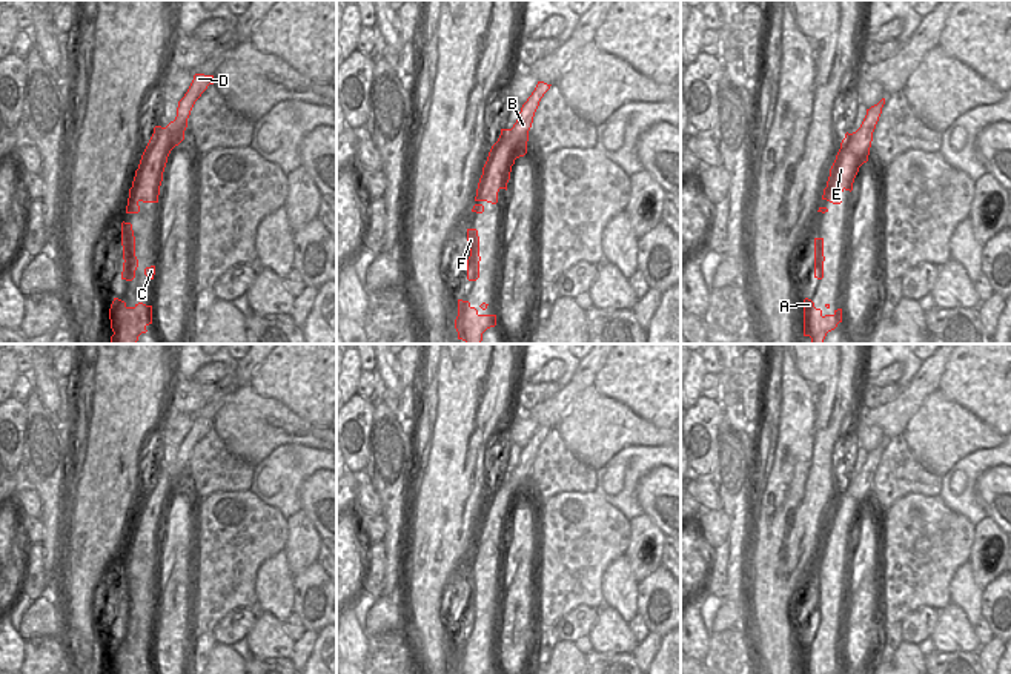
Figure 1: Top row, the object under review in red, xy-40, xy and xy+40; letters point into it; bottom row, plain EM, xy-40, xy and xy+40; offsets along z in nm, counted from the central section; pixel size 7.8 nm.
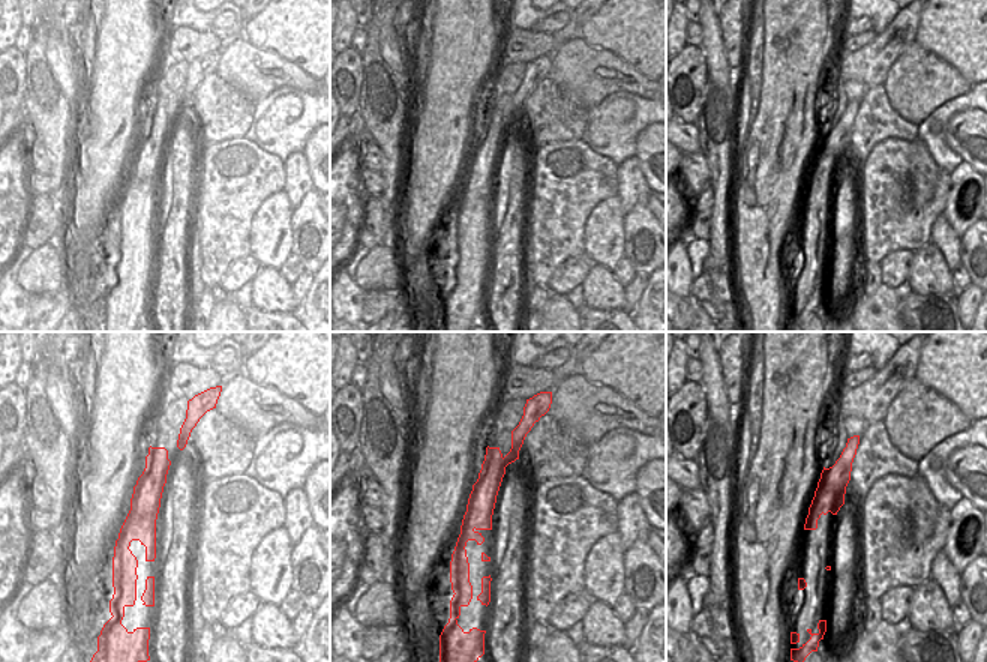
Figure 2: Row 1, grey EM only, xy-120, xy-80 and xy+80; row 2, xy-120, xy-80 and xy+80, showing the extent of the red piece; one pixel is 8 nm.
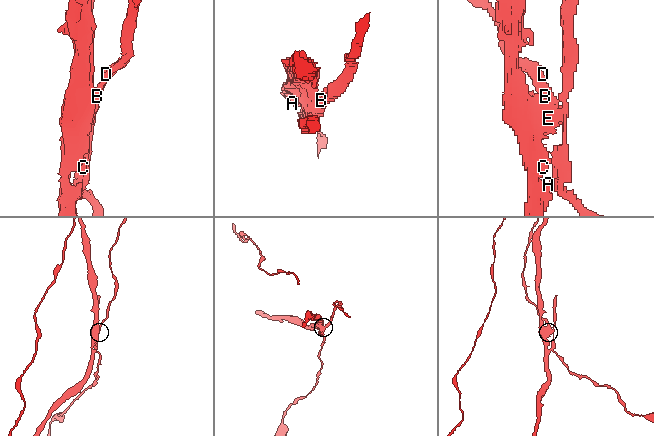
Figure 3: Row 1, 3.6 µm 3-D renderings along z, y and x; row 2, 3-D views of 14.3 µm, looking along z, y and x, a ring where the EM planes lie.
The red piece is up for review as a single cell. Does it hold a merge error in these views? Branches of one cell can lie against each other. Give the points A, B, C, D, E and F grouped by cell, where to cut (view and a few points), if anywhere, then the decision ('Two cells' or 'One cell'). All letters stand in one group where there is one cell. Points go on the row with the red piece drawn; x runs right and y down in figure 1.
Groups: A C E F / B D. Split along xy (501, 134), (507, 138), (509, 152), (515, 158). Two cells.

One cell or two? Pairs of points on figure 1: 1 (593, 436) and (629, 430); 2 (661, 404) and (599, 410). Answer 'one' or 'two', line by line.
1: one
2: two

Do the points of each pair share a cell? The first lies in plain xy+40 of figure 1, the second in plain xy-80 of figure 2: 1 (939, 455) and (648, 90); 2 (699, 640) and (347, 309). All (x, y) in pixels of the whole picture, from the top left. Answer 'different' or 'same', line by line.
1: same
2: same

